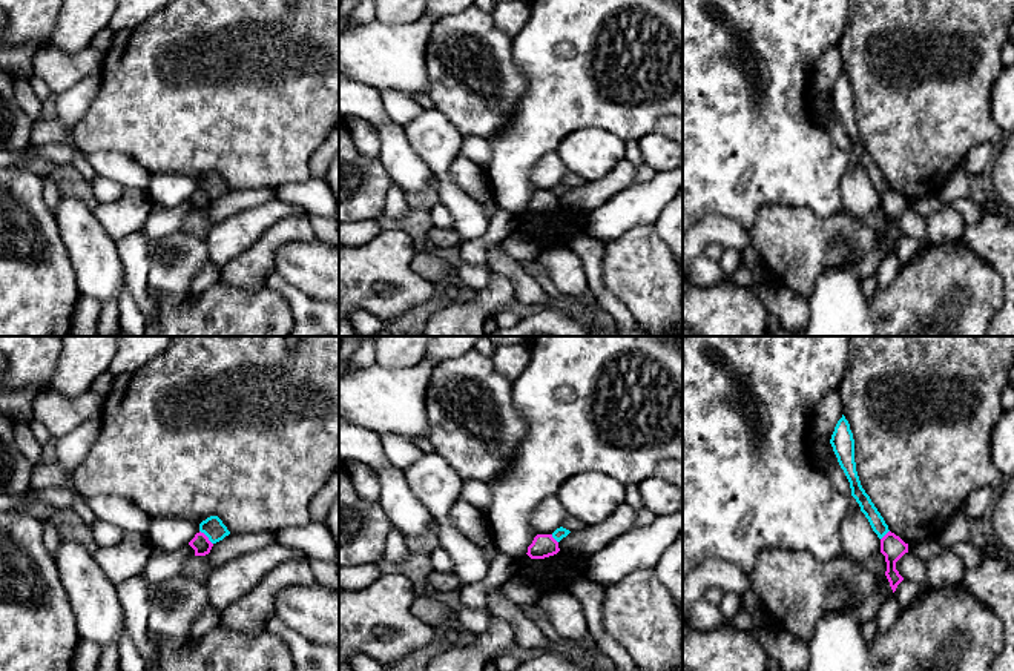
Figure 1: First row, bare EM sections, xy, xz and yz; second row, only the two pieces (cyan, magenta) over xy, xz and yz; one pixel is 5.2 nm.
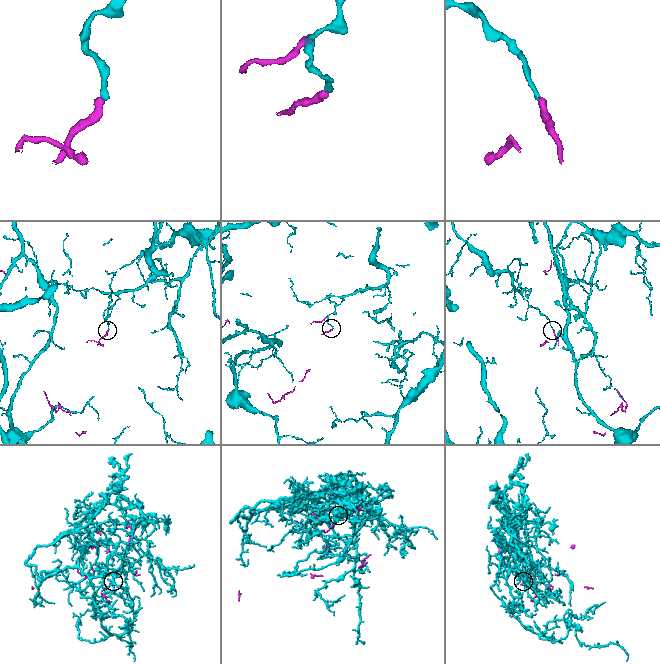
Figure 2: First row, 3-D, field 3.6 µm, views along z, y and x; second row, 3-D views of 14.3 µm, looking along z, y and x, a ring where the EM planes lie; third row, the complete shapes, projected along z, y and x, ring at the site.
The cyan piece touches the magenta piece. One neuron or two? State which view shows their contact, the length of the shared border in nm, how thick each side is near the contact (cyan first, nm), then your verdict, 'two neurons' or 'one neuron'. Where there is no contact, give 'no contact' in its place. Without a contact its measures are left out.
meets cyan in xy; contact 100 nm long; 110 nm thick on the cyan side, 90 nm on the other; two neurons

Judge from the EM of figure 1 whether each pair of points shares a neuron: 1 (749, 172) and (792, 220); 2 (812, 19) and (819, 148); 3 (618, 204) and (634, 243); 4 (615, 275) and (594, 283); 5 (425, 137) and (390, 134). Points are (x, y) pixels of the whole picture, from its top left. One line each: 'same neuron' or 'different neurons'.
1: different neurons
2: same neuron
3: different neurons
4: different neurons
5: different neurons

